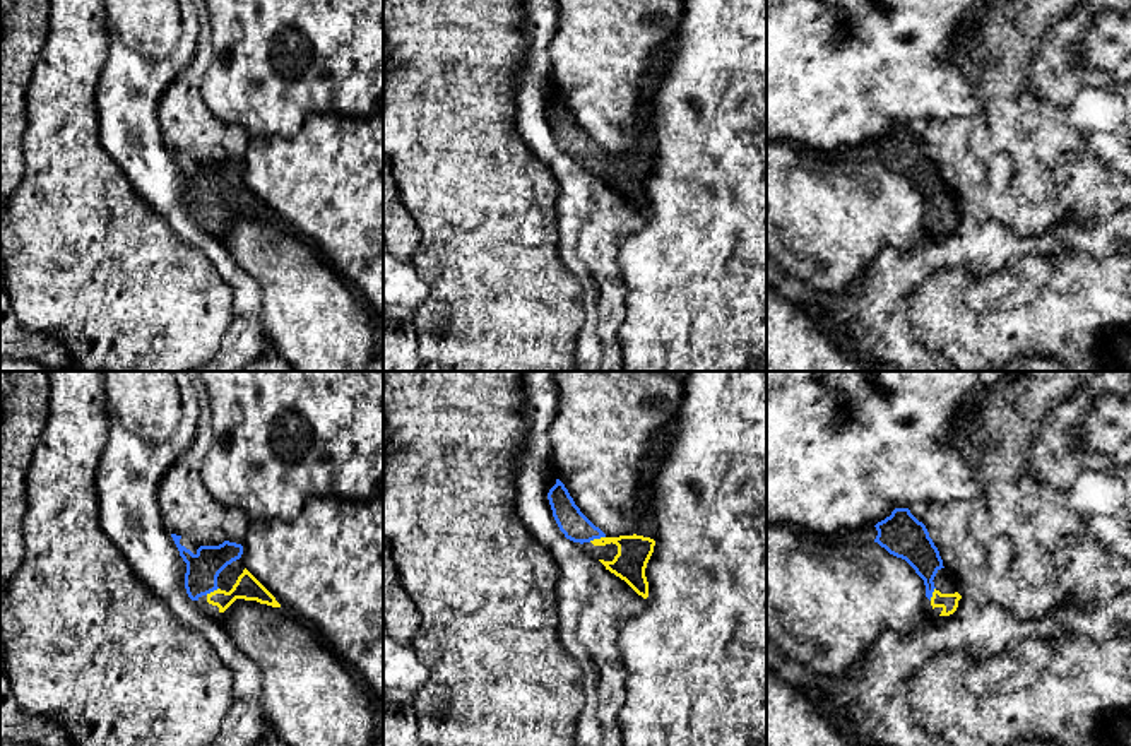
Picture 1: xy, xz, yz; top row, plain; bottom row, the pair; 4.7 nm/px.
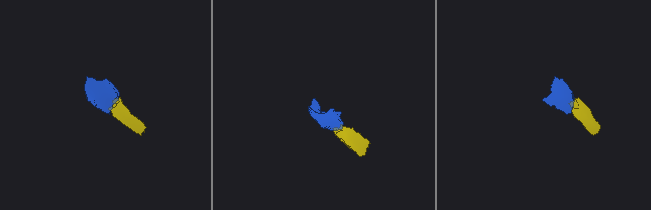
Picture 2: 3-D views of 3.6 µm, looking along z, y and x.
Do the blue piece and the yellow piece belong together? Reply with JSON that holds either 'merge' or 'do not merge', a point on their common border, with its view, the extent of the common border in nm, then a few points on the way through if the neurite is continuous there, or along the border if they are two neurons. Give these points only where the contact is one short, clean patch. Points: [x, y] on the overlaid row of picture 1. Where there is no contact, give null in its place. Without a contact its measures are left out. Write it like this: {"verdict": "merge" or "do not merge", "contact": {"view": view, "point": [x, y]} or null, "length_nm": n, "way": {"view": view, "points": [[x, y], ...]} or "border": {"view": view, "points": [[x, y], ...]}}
{"verdict": "merge", "contact": {"view": "xz", "point": [596, 538]}, "length_nm": 80}

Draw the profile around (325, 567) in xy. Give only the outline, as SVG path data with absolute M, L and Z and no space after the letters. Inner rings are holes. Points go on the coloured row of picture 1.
M311 496L294 520L252 520L243 542L243 561L281 607L311 625L383 703L383 496L368 501Z

